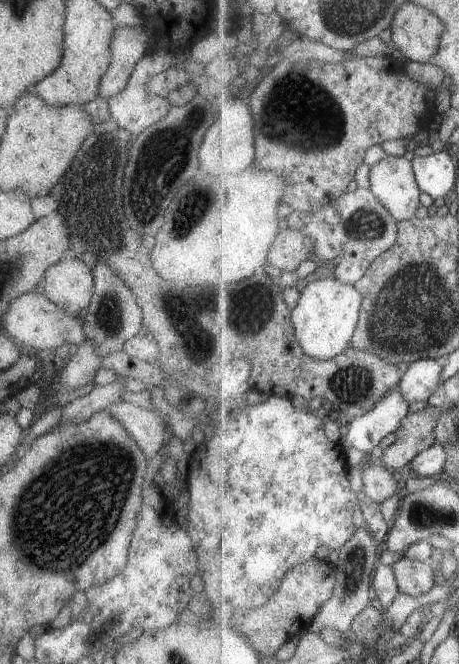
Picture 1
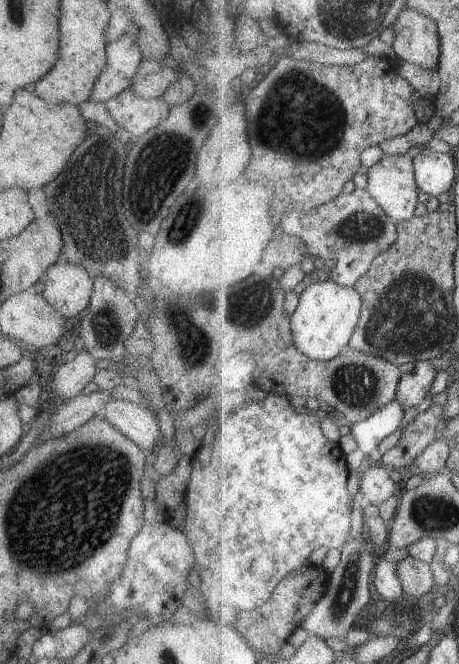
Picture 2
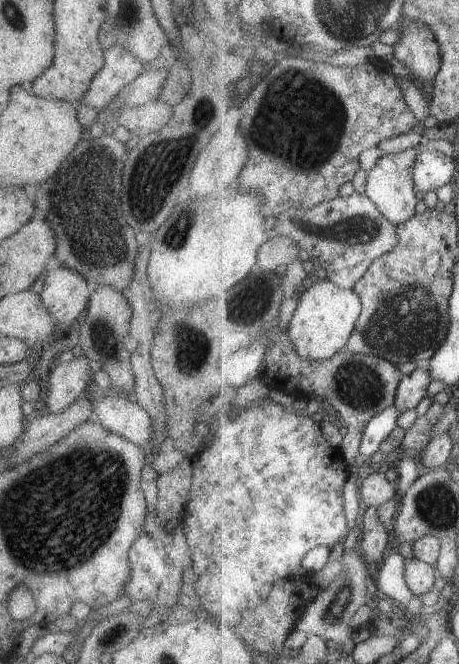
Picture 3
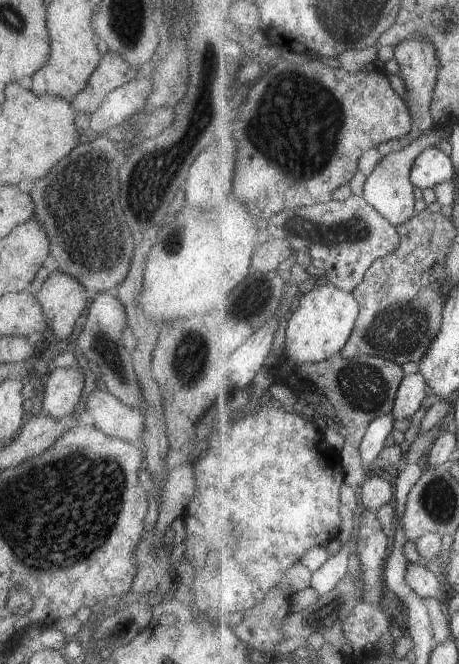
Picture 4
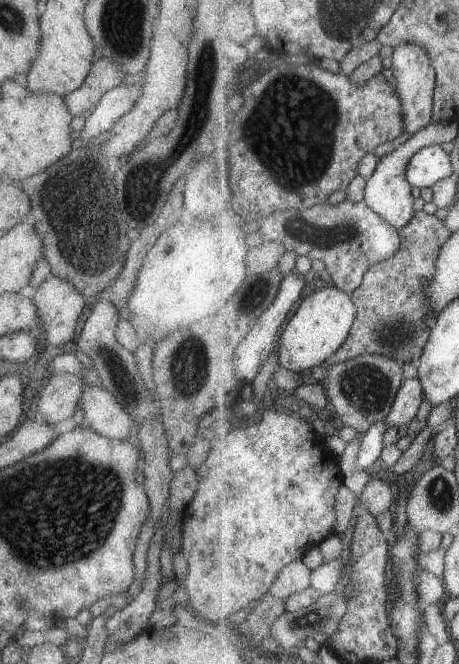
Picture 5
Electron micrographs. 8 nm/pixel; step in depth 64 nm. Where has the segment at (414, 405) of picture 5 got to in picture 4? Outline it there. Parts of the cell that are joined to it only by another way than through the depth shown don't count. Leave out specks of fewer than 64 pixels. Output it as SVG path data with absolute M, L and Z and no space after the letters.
M420 370L412 375L407 375L400 384L396 396L396 404L392 410L394 420L401 420L401 418L415 414L419 410L419 406L423 404L425 396L428 396L429 388L430 386Z

